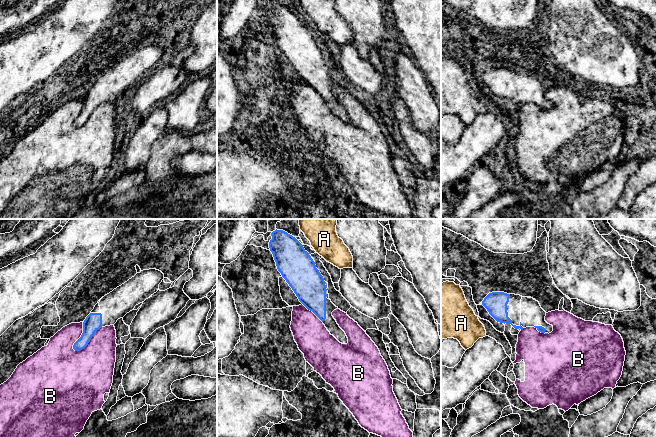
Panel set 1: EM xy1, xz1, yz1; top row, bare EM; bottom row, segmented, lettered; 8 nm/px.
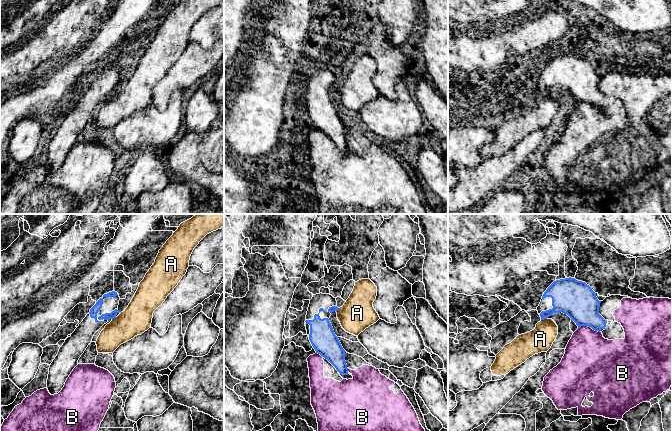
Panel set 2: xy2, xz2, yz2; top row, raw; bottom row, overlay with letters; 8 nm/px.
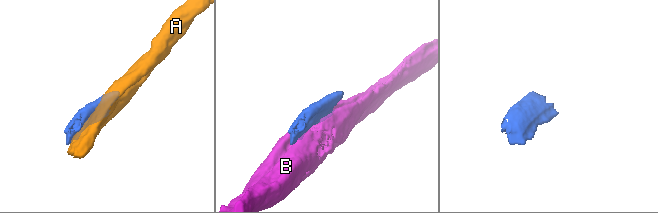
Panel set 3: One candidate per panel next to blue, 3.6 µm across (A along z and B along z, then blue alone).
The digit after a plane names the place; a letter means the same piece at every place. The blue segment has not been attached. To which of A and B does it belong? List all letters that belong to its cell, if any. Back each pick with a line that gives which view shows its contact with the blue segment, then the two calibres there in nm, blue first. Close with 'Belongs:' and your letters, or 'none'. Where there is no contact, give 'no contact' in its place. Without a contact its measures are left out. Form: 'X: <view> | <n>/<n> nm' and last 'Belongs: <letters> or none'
Belongs: none

